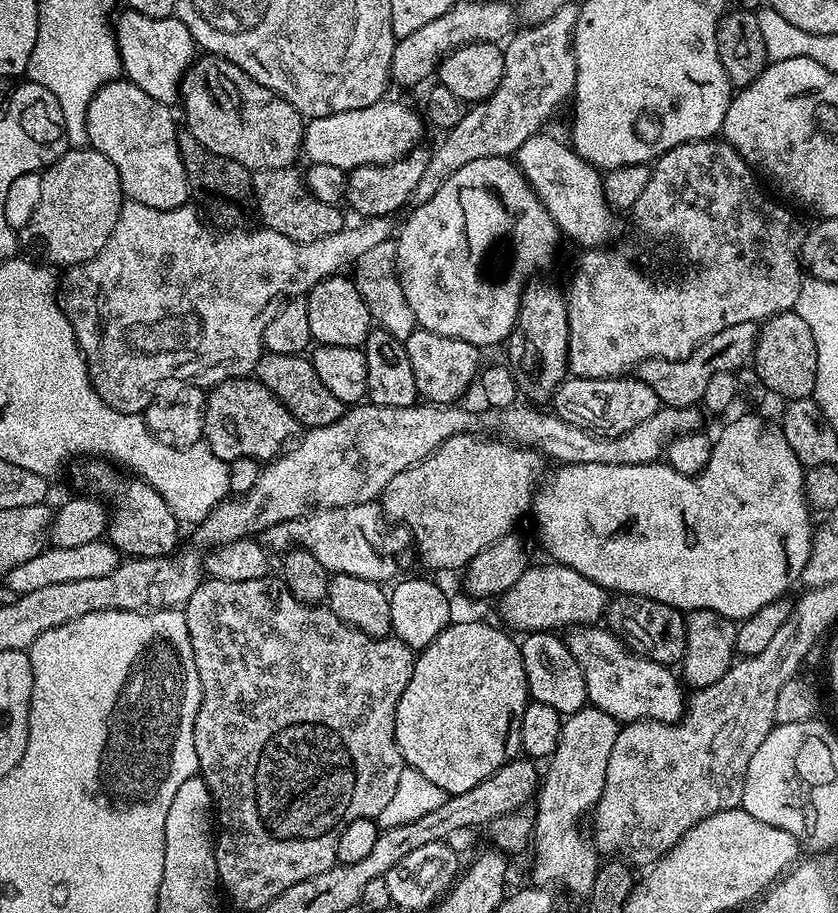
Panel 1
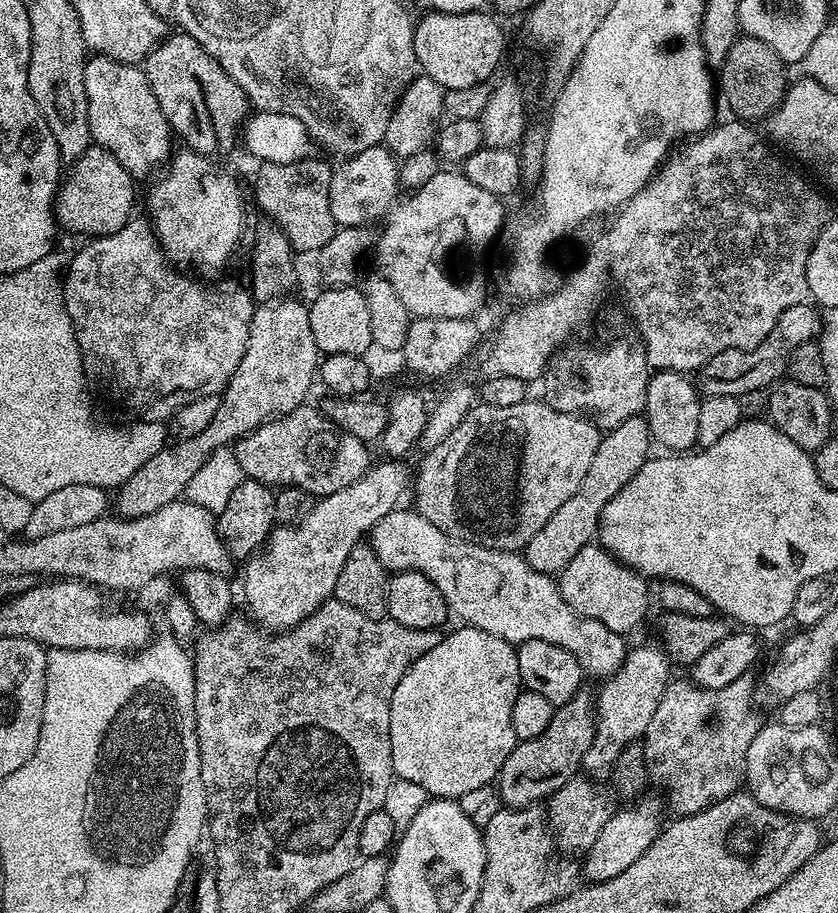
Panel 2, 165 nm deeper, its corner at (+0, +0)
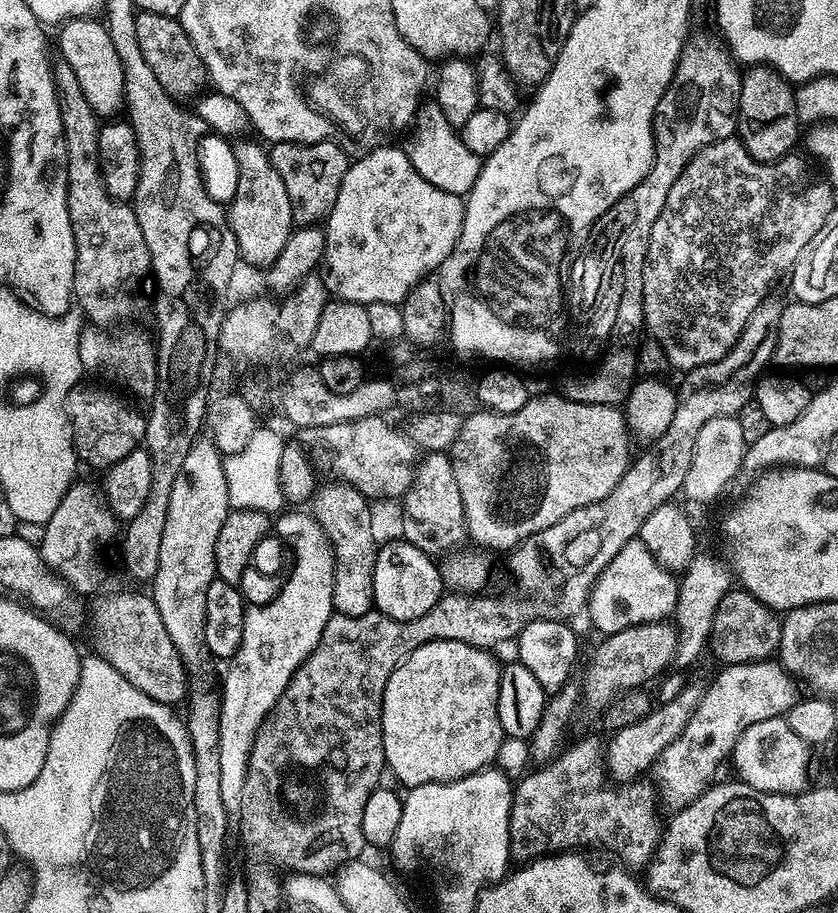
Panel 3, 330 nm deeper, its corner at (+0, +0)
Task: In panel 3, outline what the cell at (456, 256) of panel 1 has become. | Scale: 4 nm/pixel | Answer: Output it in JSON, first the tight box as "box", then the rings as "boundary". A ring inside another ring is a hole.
{"box":[324,146,465,306],"boundary":[[[385,146],[376,148],[370,154],[353,159],[348,165],[346,174],[342,178],[342,186],[338,190],[338,198],[334,202],[332,212],[329,214],[326,227],[324,228],[324,260],[326,268],[328,264],[328,272],[326,271],[326,283],[329,293],[335,299],[345,300],[346,302],[354,302],[355,304],[363,304],[365,306],[374,302],[390,302],[391,304],[400,304],[410,294],[410,290],[415,284],[422,280],[429,279],[435,270],[443,269],[444,260],[454,250],[454,246],[460,237],[462,230],[462,222],[464,221],[464,205],[465,201],[461,197],[454,194],[446,194],[446,190],[438,190],[438,186],[434,186],[430,182],[426,182],[426,178],[422,178],[422,174],[418,174],[418,170],[414,170],[414,166],[410,162],[410,158],[405,154],[403,147]]]}

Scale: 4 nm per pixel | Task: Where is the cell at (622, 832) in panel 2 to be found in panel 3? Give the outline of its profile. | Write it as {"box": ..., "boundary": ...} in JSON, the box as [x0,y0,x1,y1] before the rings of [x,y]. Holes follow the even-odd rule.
{"box":[654,659,797,814],"boundary":[[[771,659],[730,664],[719,670],[721,672],[713,678],[712,685],[703,689],[703,696],[682,734],[666,746],[656,759],[654,792],[659,803],[669,808],[669,813],[675,814],[690,806],[690,802],[697,800],[707,790],[713,783],[712,775],[716,767],[731,757],[738,738],[750,726],[754,726],[754,722],[783,717],[796,705],[797,681],[787,668]]]}

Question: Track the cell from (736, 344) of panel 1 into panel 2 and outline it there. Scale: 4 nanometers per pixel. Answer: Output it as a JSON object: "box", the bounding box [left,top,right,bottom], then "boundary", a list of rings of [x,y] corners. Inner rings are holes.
{"box":[698,303,822,396],"boundary":[[[811,303],[790,306],[768,334],[750,350],[722,350],[698,370],[698,388],[704,396],[735,396],[749,390],[769,389],[787,373],[791,356],[803,344],[813,343],[822,331],[822,316]]]}

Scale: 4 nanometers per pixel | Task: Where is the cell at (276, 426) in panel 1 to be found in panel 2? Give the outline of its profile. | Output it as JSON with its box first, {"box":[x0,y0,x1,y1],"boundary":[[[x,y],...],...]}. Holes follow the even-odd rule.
{"box":[234,406,374,498],"boundary":[[[301,406],[285,416],[275,416],[236,441],[234,451],[238,466],[247,479],[281,489],[300,488],[319,498],[342,490],[342,486],[350,486],[350,482],[358,482],[358,478],[368,472],[374,460],[368,453],[369,445],[330,422],[319,407],[308,407]]]}

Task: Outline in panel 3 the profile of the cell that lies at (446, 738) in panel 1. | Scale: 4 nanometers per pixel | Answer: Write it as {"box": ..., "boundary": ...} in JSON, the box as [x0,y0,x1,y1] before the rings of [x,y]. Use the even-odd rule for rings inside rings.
{"box":[382,640,505,788],"boundary":[[[435,640],[426,646],[418,646],[410,658],[406,658],[390,674],[390,682],[386,682],[386,694],[382,702],[382,742],[384,743],[384,763],[393,771],[401,785],[417,788],[423,784],[445,784],[448,780],[461,780],[475,772],[482,772],[485,768],[495,765],[499,747],[505,740],[502,722],[496,717],[498,714],[498,686],[500,685],[501,661],[496,661],[491,651],[486,648],[475,648],[466,642],[457,640]]]}

